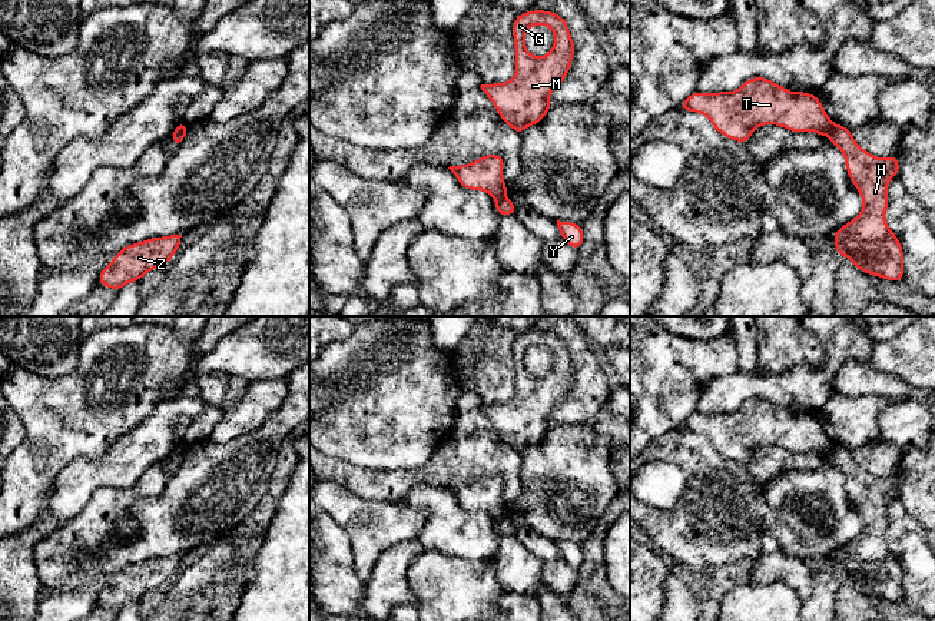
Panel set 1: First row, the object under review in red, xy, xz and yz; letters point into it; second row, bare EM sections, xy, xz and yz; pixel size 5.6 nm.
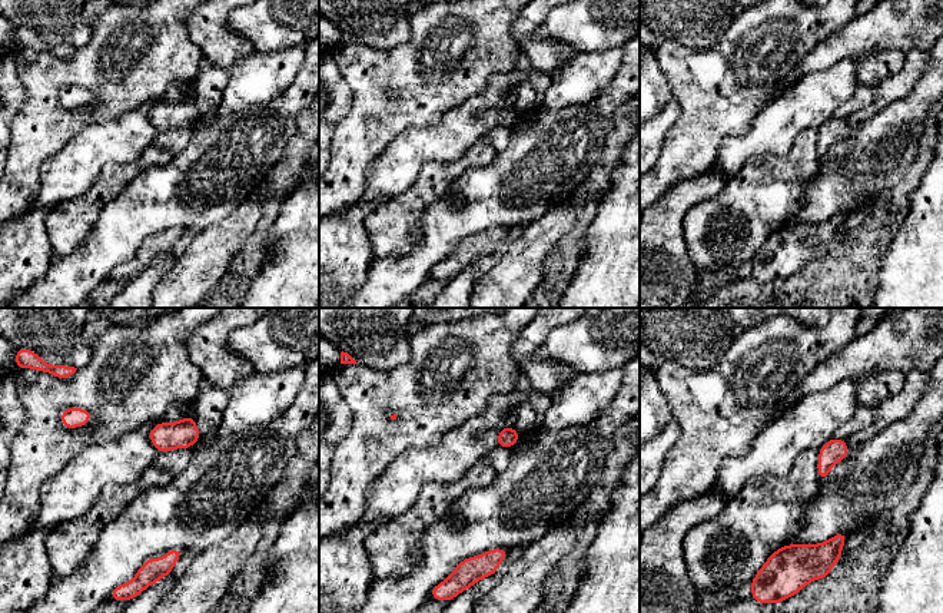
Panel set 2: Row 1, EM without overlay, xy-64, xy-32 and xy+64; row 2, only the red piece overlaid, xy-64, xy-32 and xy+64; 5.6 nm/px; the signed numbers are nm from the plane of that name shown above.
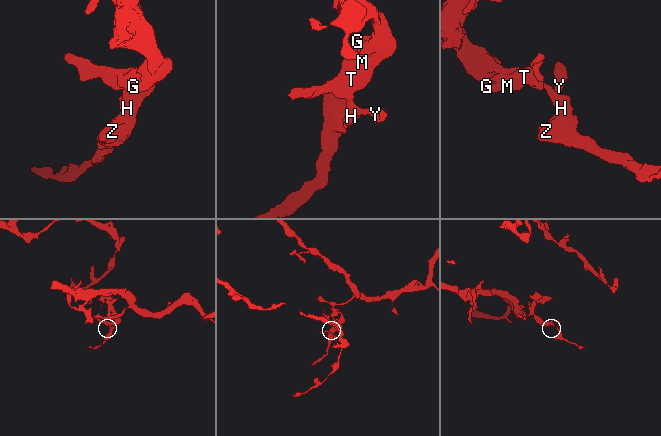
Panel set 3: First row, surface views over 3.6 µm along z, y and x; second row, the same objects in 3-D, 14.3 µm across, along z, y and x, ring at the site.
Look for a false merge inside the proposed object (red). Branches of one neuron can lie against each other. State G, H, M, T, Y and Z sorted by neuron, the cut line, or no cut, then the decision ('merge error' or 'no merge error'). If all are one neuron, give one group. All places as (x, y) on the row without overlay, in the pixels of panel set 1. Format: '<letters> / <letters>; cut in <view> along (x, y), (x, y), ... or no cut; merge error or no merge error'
G M T / H Y Z; cut in yz along (834, 445), (828, 455); merge error

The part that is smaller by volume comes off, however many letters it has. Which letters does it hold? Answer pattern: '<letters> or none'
H, Y, Z

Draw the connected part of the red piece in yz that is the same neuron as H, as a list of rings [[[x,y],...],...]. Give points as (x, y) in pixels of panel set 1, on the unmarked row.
[[[833,445],[829,459],[845,475],[848,497],[863,519],[861,534],[832,555],[835,571],[868,595],[903,601],[903,569],[885,541],[888,504],[899,495],[898,476],[871,475],[842,445]]]

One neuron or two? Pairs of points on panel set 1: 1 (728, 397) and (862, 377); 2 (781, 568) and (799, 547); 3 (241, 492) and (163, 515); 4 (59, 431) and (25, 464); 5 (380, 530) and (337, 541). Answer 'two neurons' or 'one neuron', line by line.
1: two neurons
2: two neurons
3: one neuron
4: one neuron
5: two neurons

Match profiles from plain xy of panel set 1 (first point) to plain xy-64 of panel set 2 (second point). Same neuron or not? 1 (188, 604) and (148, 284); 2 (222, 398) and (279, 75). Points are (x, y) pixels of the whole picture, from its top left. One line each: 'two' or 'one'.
1: two
2: two

